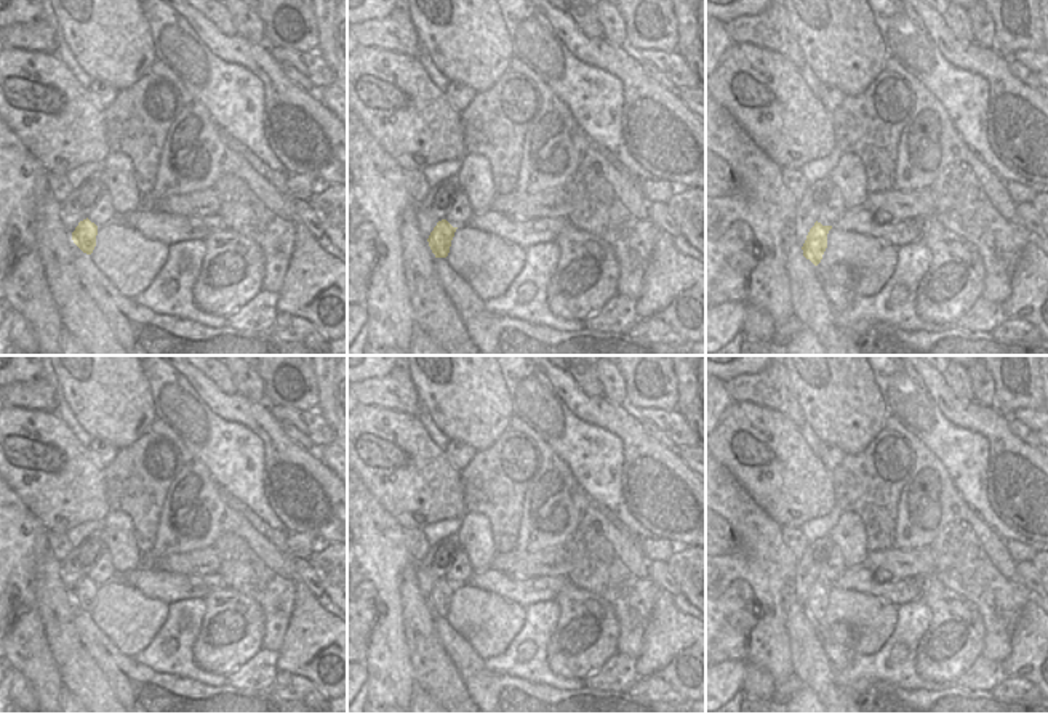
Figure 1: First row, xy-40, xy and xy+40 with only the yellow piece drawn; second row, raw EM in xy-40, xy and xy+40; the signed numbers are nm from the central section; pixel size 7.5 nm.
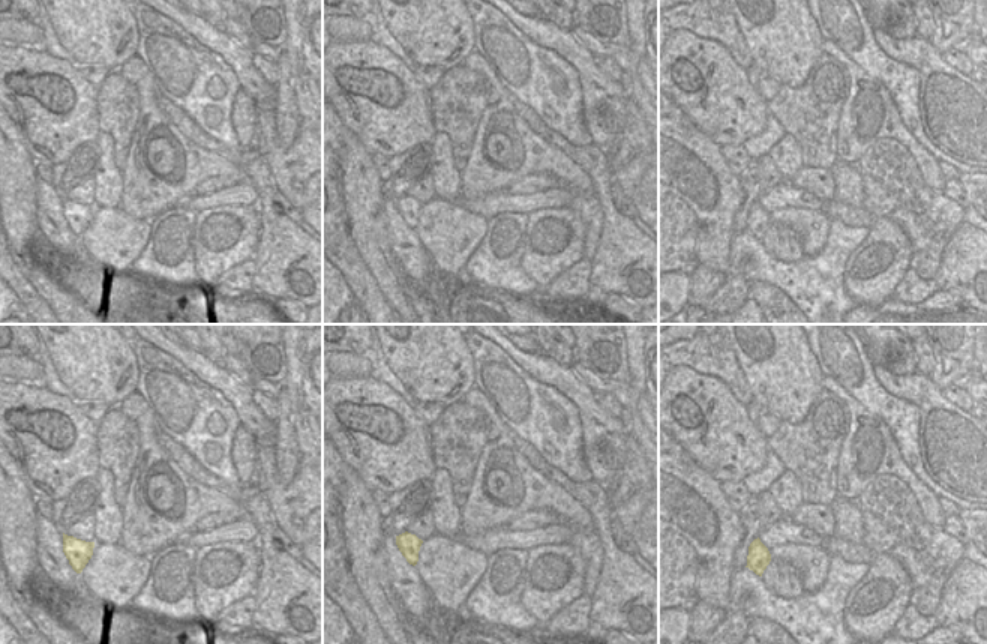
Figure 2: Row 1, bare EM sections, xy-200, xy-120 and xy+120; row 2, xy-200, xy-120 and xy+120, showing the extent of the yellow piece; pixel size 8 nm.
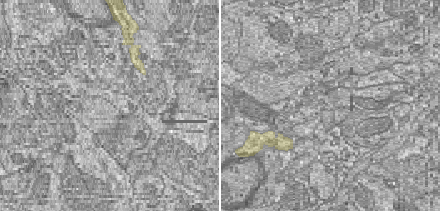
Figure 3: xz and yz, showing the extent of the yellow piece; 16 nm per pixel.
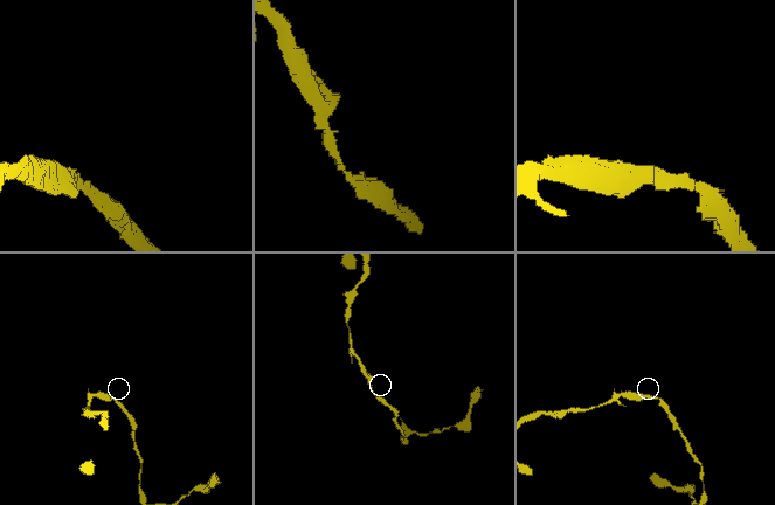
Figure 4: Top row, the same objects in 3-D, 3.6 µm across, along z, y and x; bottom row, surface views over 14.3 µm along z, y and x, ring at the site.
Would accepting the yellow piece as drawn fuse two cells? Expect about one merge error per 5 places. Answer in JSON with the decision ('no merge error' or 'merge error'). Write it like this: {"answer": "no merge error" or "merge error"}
{"answer": "no merge error"}

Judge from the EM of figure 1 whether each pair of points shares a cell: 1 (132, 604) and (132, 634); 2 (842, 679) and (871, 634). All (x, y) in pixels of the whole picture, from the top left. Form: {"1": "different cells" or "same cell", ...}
{"1": "same cell", "2": "different cells"}

